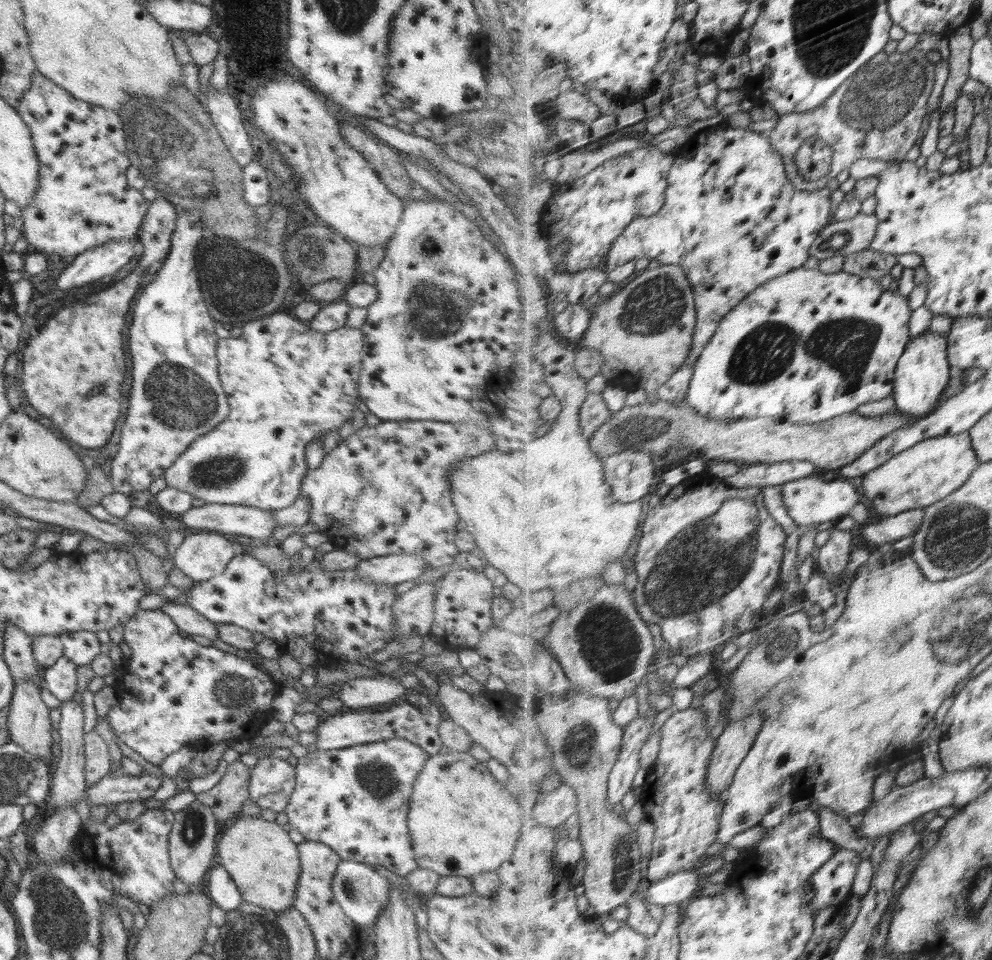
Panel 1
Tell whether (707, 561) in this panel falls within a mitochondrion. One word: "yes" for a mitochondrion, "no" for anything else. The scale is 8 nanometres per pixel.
yes

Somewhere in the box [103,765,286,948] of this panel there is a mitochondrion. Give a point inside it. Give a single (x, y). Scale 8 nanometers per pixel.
(193, 826)

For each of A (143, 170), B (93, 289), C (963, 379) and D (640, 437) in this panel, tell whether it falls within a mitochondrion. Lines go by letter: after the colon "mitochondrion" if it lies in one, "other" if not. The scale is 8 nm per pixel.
A: mitochondrion
B: other
C: other
D: mitochondrion

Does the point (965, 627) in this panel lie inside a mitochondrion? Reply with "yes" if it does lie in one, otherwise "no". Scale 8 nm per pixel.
yes

